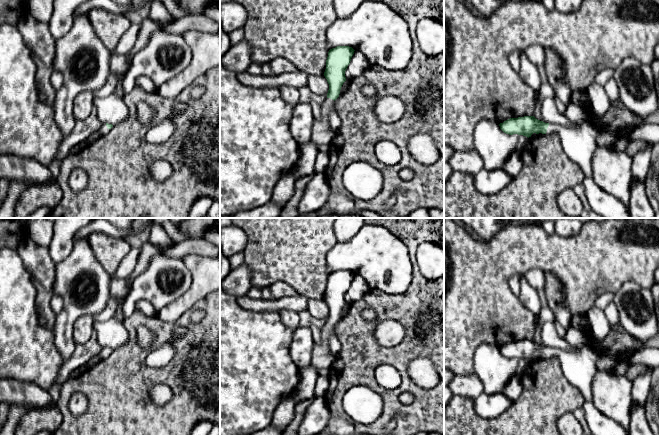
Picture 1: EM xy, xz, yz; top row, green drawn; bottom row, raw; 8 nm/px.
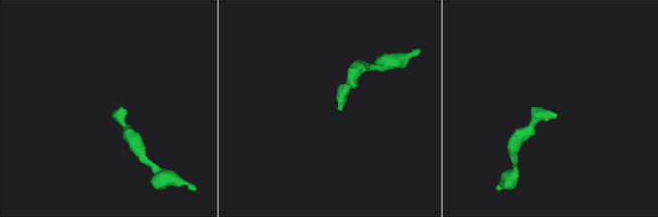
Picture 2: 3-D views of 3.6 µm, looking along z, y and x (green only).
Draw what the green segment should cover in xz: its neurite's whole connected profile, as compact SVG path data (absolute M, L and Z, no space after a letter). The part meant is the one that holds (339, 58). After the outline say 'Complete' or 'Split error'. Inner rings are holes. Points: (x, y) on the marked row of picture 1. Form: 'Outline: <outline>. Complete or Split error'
Outline: M337 46L328 52L324 76L329 84L329 90L321 105L319 116L314 119L312 128L311 139L318 148L322 145L330 145L336 136L336 133L330 128L330 111L334 101L339 97L343 83L346 81L345 71L354 51L349 46Z. Split error

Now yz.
Outline: M524 116L510 118L499 126L506 134L518 134L528 138L533 133L557 134L567 157L581 168L585 176L592 177L591 160L597 147L599 131L590 122L585 121L571 128L545 123L534 116Z. Split error

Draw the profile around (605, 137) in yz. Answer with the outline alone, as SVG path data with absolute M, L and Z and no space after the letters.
M604 129L599 131L596 143L597 146L611 146L616 139L617 138L610 130Z

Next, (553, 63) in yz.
M545 46L545 60L543 66L550 85L553 87L555 97L558 98L565 106L572 102L573 90L564 81L564 69L562 59L557 52Z

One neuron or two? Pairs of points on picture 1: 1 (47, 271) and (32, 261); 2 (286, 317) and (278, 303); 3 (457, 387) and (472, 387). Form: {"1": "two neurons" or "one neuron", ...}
{"1": "one neuron", "2": "two neurons", "3": "one neuron"}

